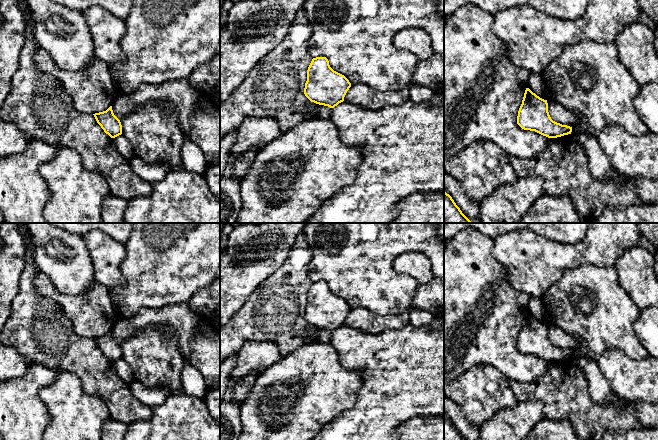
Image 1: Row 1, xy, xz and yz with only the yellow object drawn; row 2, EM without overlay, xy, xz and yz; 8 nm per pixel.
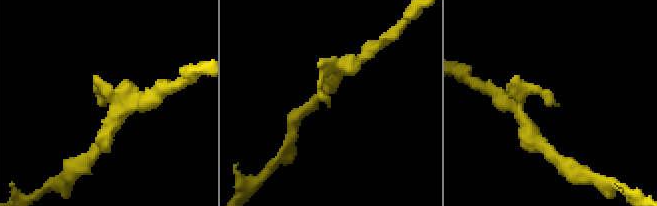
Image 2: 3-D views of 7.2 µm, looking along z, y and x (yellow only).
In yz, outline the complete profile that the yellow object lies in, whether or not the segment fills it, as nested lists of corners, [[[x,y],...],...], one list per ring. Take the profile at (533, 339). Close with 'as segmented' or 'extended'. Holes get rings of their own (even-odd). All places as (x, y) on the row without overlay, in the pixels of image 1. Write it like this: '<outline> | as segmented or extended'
[[[526,312],[518,335],[517,348],[524,354],[535,355],[548,362],[571,358],[572,351],[553,345],[544,324]]] | as segmented

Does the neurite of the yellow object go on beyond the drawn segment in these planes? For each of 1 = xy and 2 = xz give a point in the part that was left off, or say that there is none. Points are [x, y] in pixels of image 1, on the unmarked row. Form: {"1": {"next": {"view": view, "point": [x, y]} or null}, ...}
{"1": {"next": null}, "2": {"next": null}}

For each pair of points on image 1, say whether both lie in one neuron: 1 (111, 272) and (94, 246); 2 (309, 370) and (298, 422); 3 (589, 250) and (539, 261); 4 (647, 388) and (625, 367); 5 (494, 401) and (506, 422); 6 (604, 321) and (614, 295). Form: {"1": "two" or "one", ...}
{"1": "one", "2": "one", "3": "one", "4": "one", "5": "two", "6": "one"}

